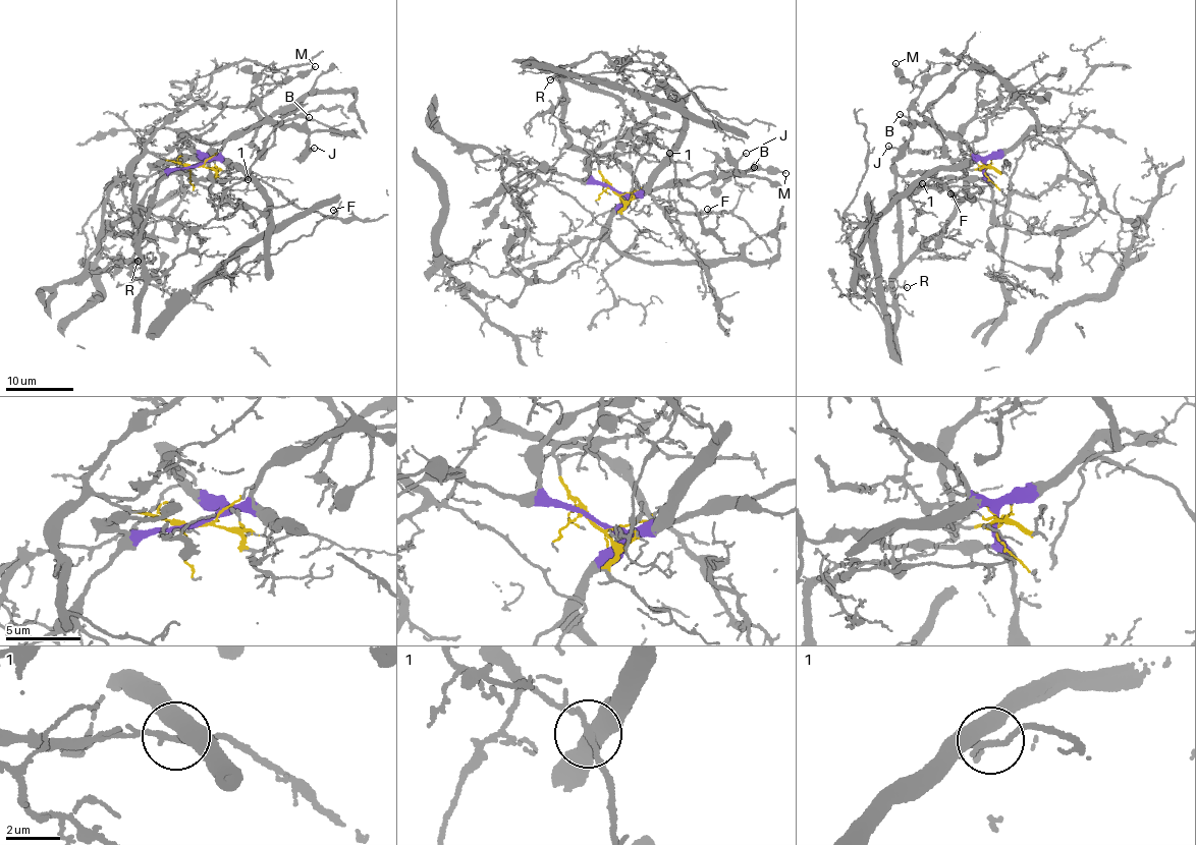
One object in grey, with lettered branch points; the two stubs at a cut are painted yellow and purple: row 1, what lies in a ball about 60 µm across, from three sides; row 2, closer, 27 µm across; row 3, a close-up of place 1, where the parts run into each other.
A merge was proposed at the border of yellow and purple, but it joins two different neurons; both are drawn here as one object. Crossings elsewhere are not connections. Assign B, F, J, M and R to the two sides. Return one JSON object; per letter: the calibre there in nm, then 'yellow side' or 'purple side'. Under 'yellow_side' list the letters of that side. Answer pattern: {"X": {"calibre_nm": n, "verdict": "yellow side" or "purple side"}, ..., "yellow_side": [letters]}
{"B": {"calibre_nm": 100, "verdict": "purple side"}, "F": {"calibre_nm": 120, "verdict": "yellow side"}, "J": {"calibre_nm": 120, "verdict": "purple side"}, "M": {"calibre_nm": 180, "verdict": "purple side"}, "R": {"calibre_nm": 80, "verdict": "yellow side"}, "yellow_side": ["F", "R"]}

